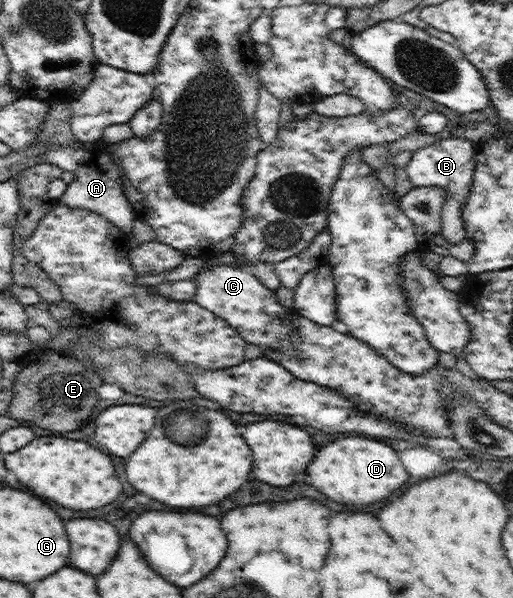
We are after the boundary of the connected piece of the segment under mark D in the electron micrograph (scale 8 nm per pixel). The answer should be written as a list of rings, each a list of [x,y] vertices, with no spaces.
[[[362,436],[342,438],[322,446],[316,458],[310,462],[306,474],[312,478],[312,486],[320,490],[324,496],[328,496],[334,502],[346,502],[346,504],[356,504],[358,500],[360,504],[372,504],[374,500],[384,500],[408,480],[408,474],[400,464],[396,450],[378,440]]]

